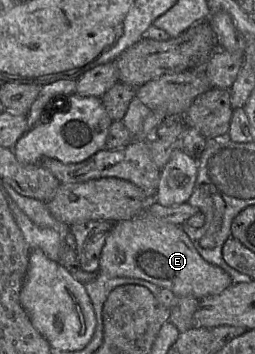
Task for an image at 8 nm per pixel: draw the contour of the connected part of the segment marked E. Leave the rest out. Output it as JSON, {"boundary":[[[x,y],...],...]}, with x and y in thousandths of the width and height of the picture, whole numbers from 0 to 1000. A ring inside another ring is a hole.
{"boundary":[[[576,590],[518,619],[443,630],[396,712],[388,771],[427,785],[557,788],[671,819],[686,836],[773,845],[863,831],[914,802],[886,766],[788,726],[710,638],[627,619]]]}

